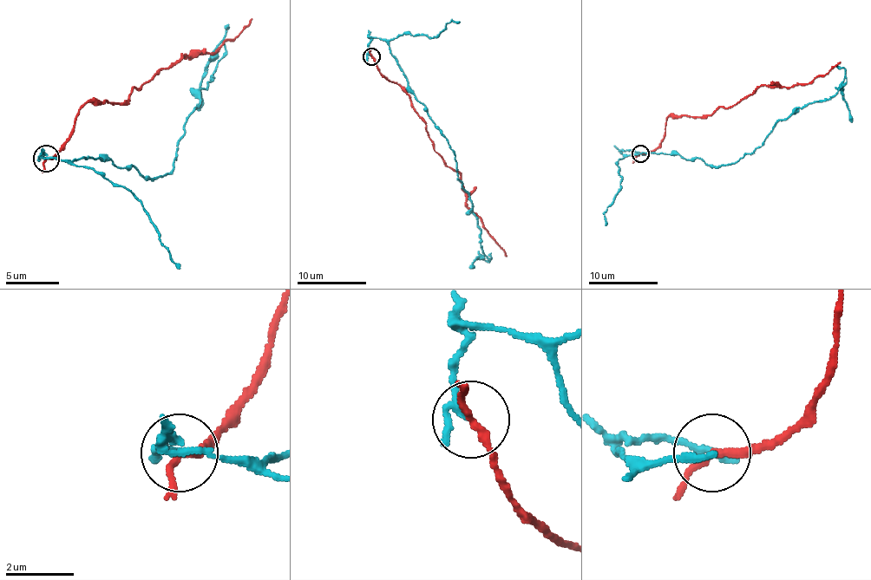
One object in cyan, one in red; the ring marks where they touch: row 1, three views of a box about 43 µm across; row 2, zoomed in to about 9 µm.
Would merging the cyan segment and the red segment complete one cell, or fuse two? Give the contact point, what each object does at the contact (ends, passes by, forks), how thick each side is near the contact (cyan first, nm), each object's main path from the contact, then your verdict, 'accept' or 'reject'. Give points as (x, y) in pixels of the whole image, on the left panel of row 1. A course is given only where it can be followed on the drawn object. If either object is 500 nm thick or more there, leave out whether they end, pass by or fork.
(46, 158) | cyan passes by | red passes by | 160/190 nm | cyan via (47, 158), (42, 155), (97, 158), (159, 179), (172, 171), (185, 120), (217, 61), (201, 81), (195, 109) | red via (47, 158), (62, 146), (76, 113), (87, 101), (127, 101), (134, 88), (182, 54), (212, 54), (252, 19) | reject

